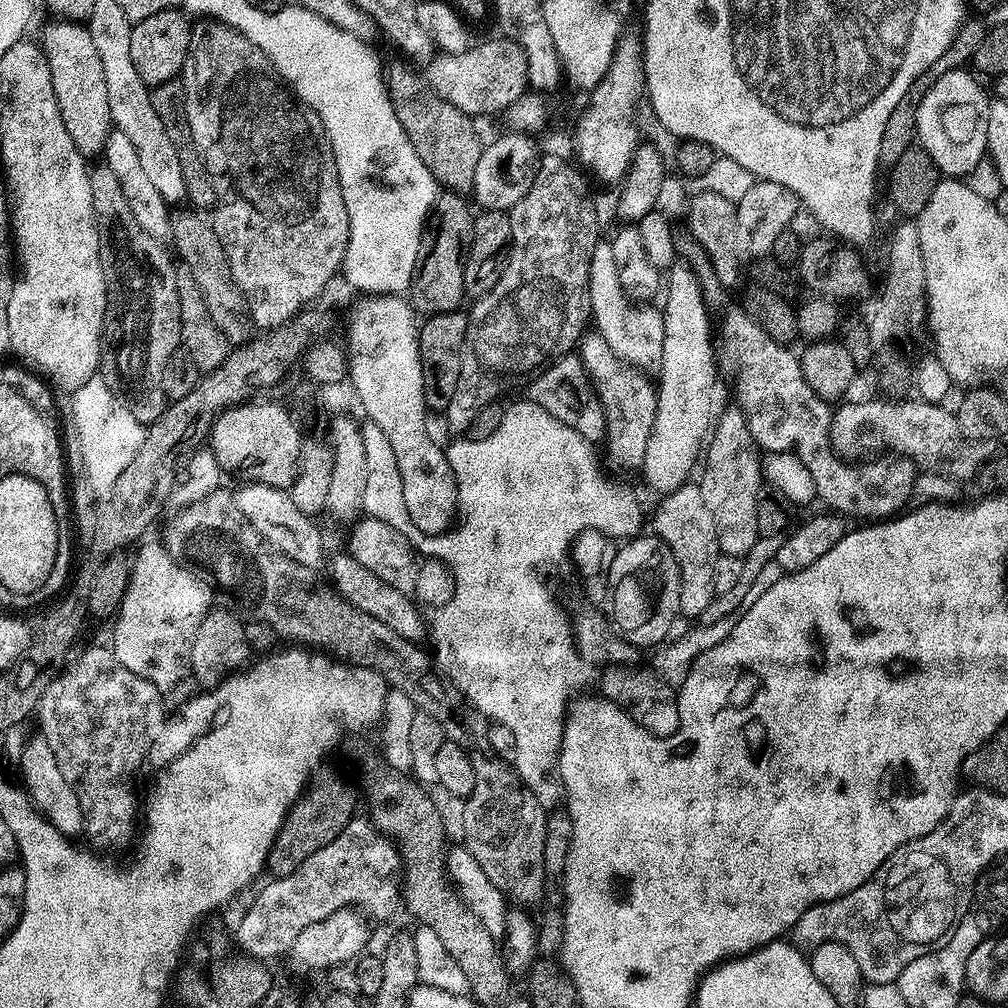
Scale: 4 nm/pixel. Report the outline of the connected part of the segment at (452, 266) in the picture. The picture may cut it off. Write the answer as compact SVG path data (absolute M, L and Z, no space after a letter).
M441 191L424 221L424 229L418 242L418 254L412 260L412 282L408 286L407 295L413 309L425 317L455 312L461 307L460 303L466 300L465 237L472 231L474 216L473 213L468 213L468 204L464 200L467 199L463 195Z

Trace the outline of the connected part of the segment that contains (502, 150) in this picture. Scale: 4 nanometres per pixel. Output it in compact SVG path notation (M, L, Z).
M510 130L506 136L500 136L493 144L483 145L478 166L472 171L471 195L489 212L508 212L530 190L536 177L538 151L531 135L519 130Z

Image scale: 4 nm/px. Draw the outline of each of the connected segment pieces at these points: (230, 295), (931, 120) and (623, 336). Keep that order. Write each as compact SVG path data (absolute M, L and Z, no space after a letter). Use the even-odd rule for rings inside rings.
M192 210L187 211L173 211L170 216L172 219L170 241L172 240L173 246L176 247L175 255L179 263L190 266L190 274L194 282L198 282L198 290L202 290L202 298L206 301L206 310L210 310L210 318L214 318L214 326L222 330L229 345L245 344L254 335L252 316L248 313L248 304L244 300L242 290L238 290L230 274L230 266L222 250L222 242L218 242L211 223L205 217L204 220L200 217L203 215Z
M964 68L940 73L920 99L915 139L945 177L965 177L985 153L989 103L990 96L984 93L983 86Z
M608 242L597 243L590 262L590 278L588 279L590 294L591 323L596 324L595 331L606 338L606 346L614 350L614 354L623 364L639 370L655 369L662 358L663 314L659 307L635 306L620 290L617 282L617 271L614 270L612 245Z

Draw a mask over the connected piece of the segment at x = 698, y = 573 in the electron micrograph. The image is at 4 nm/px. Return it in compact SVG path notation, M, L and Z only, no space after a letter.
M687 482L680 488L674 489L663 497L664 500L656 508L656 528L655 535L661 540L668 541L672 551L676 553L676 560L680 566L680 610L686 617L698 618L702 610L706 610L713 598L717 596L715 590L715 562L721 555L720 547L716 541L716 531L714 530L714 514L710 514L708 500L702 498L702 490L699 483Z

